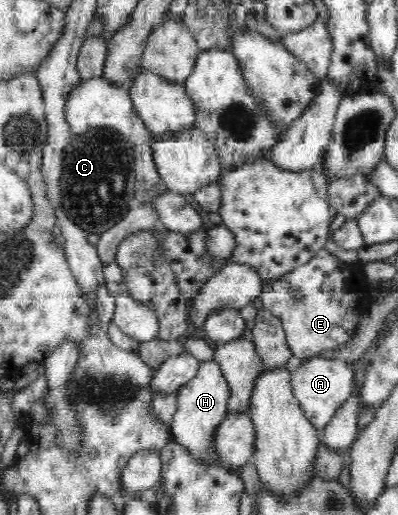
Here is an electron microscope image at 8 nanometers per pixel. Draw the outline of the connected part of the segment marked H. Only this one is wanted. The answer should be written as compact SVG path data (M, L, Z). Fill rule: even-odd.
M214 360L200 361L197 375L184 384L177 393L177 410L170 426L173 441L184 447L196 463L204 464L206 467L225 468L223 458L216 449L216 432L229 414L231 386L227 377L223 376L220 365Z

